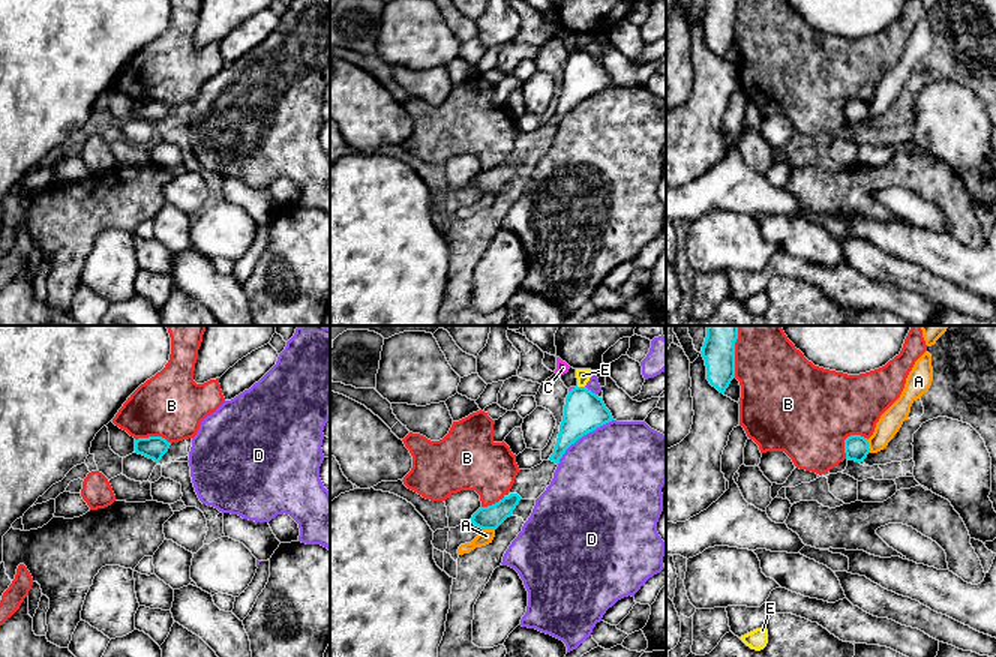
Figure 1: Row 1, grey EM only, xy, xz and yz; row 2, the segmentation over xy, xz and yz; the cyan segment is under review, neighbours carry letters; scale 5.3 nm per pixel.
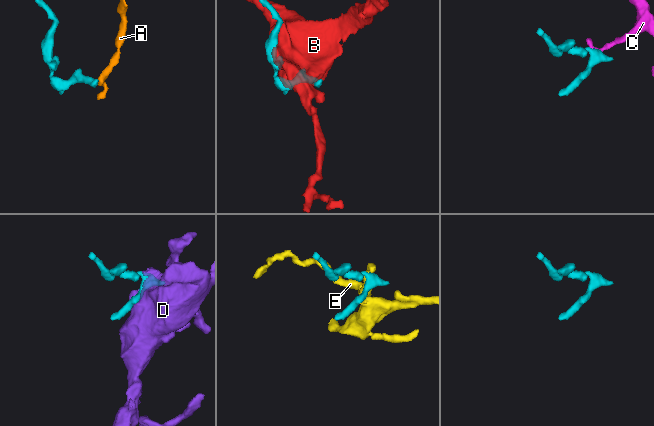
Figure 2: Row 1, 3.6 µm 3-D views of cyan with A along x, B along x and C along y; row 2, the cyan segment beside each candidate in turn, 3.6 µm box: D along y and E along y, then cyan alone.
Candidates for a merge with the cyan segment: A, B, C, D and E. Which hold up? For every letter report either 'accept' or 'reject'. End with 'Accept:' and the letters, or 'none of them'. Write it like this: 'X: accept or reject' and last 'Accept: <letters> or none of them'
A: reject
B: reject
C: reject
D: reject
E: reject
Accept: none of them

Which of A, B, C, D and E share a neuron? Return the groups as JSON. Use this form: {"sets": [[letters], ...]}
{"sets": [["A"], ["B"], ["C"], ["D"], ["E"]]}

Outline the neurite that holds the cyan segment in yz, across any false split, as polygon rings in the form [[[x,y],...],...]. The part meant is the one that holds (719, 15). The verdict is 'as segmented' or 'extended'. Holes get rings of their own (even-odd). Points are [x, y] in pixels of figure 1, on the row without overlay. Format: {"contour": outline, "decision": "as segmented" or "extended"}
{"contour": [[[706,0],[702,21],[706,30],[706,44],[724,58],[735,40],[735,6],[738,0]]], "decision": "as segmented"}

